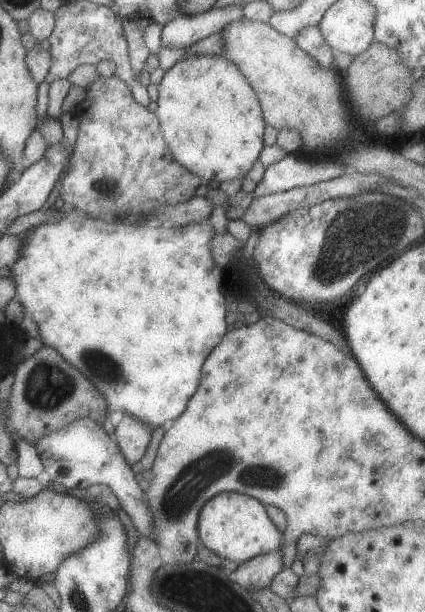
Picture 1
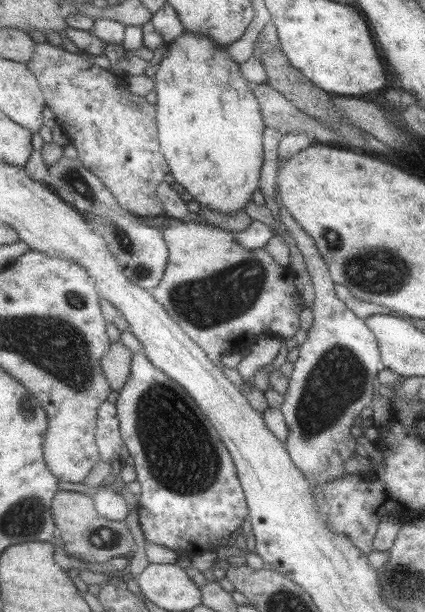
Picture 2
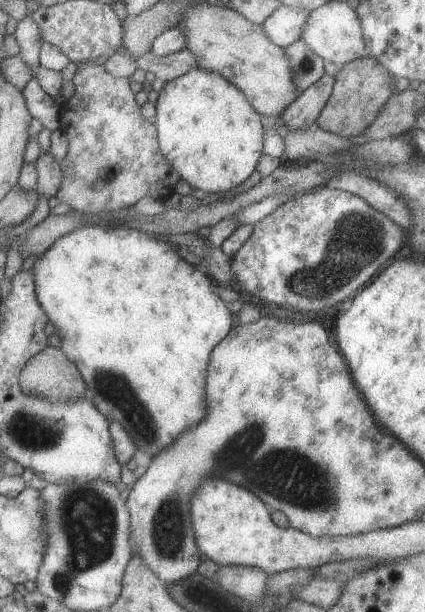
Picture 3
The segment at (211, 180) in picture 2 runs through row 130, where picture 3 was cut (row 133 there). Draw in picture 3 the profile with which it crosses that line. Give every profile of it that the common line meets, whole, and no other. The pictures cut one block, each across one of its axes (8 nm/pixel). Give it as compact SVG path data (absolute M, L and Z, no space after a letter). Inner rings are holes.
M196 66L187 74L166 83L156 104L155 126L159 148L168 164L194 190L208 194L230 191L244 183L256 170L263 154L264 118L240 90L218 72Z

